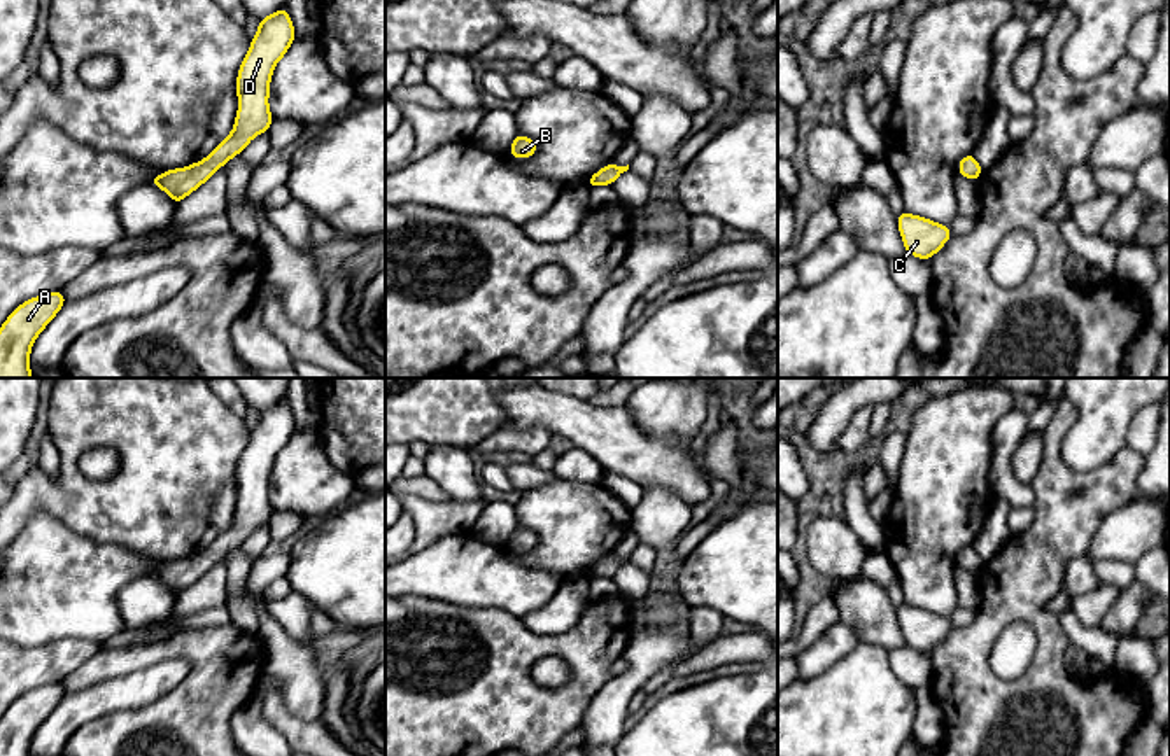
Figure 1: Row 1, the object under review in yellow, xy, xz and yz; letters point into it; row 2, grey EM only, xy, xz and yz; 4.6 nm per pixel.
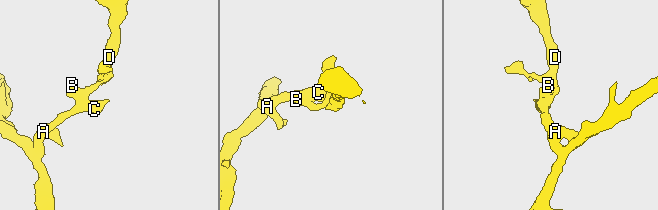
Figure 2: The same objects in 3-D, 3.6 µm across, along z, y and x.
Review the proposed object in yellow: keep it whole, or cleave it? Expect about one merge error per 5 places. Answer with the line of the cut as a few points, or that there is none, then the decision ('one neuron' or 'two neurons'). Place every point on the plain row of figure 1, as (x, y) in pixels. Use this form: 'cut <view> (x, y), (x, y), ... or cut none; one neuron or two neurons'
cut none; one neuron

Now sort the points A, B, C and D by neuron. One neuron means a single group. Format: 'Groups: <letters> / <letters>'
Groups: A B C D

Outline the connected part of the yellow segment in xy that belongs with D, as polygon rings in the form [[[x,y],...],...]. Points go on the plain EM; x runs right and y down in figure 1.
[[[285,399],[259,411],[257,425],[250,430],[236,467],[238,502],[233,523],[205,551],[166,562],[152,569],[149,576],[165,583],[179,597],[231,550],[242,546],[254,528],[268,525],[273,514],[268,499],[270,472],[275,457],[285,448],[294,430],[296,424]]]

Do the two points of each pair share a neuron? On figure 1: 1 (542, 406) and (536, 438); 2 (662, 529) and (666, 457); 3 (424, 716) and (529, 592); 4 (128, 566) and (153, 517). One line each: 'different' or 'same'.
1: different
2: different
3: different
4: different

